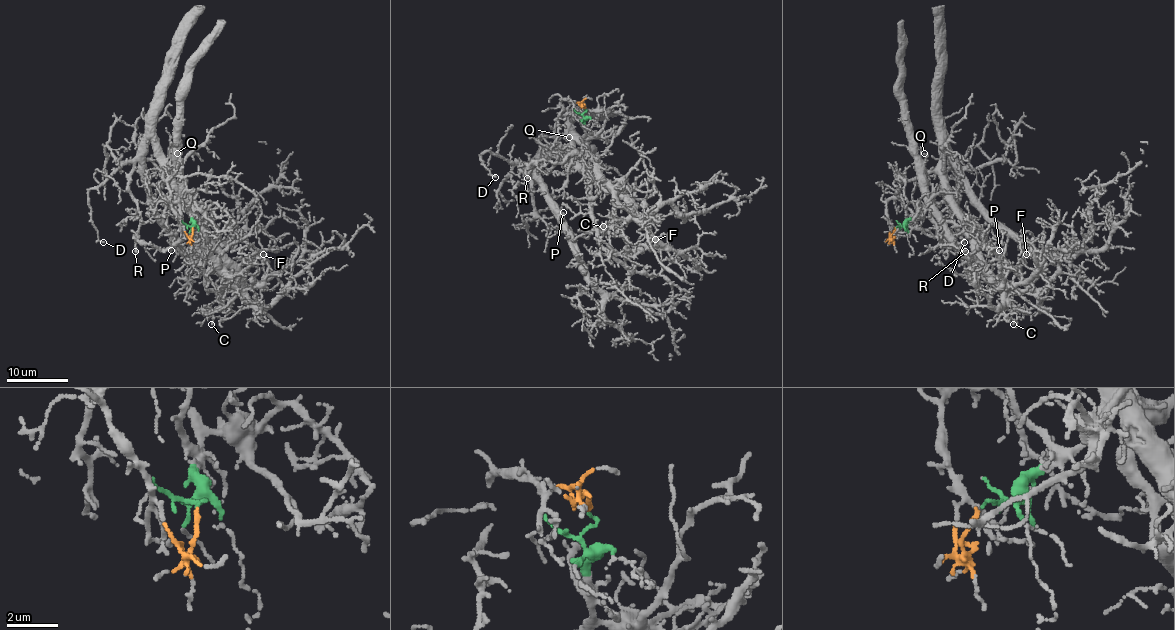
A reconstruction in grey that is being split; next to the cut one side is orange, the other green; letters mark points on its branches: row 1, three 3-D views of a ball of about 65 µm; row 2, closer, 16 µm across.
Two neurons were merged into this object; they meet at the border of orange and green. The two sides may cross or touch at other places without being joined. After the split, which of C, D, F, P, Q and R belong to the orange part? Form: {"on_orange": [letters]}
{"on_orange": ["D", "F", "P", "R"]}

